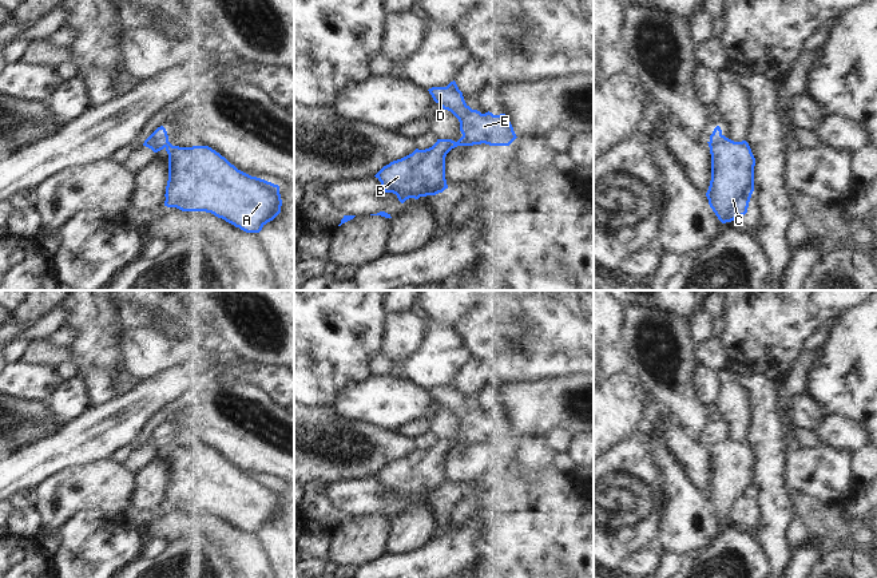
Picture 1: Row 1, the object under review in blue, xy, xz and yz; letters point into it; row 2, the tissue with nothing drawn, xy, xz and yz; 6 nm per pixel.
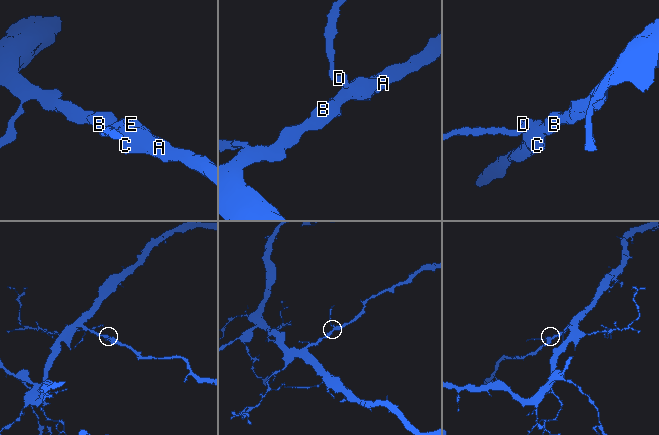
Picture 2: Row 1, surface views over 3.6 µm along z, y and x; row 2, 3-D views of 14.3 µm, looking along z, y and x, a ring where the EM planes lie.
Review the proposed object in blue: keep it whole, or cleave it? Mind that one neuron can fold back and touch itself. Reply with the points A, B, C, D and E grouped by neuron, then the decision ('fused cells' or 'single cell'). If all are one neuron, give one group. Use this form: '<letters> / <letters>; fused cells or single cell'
A B C E / D; fused cells

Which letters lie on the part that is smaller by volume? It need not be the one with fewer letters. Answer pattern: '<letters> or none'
D

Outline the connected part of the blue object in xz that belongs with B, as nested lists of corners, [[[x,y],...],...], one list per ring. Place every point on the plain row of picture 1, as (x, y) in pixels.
[[[467,405],[463,416],[459,419],[463,436],[455,442],[452,439],[437,439],[437,442],[425,450],[416,448],[412,454],[393,460],[384,466],[374,476],[381,482],[385,492],[393,492],[404,503],[409,498],[436,495],[448,488],[445,479],[445,456],[457,446],[489,444],[509,446],[517,436],[505,413],[493,415],[492,412],[481,413]]]

